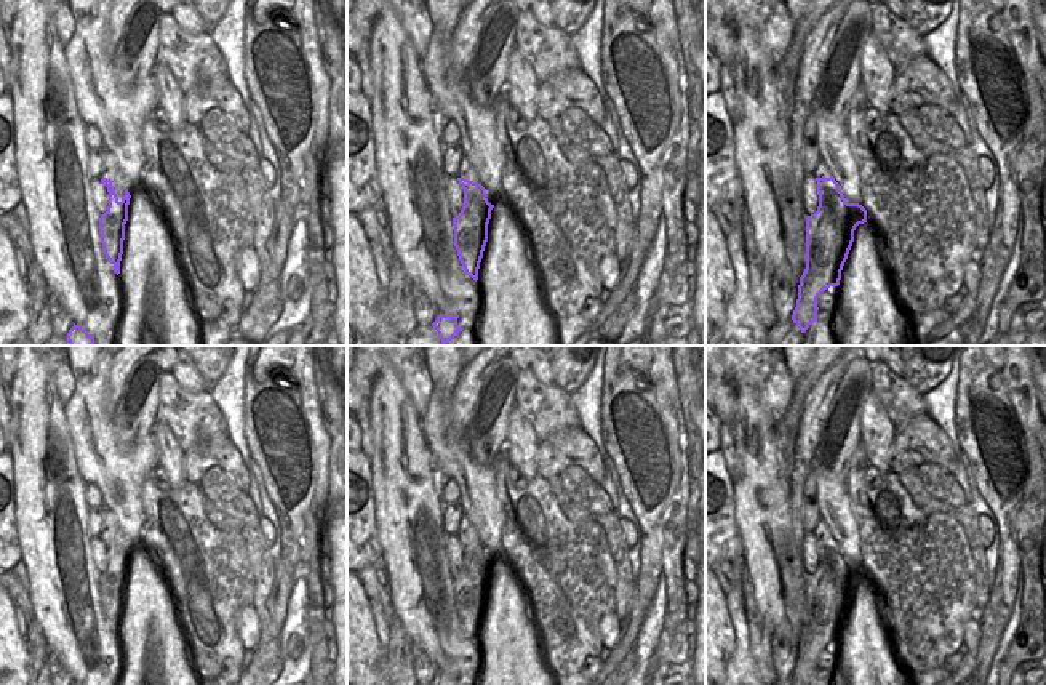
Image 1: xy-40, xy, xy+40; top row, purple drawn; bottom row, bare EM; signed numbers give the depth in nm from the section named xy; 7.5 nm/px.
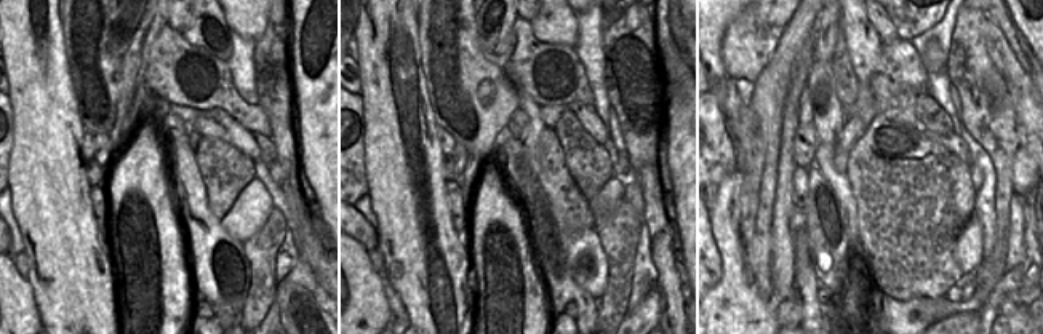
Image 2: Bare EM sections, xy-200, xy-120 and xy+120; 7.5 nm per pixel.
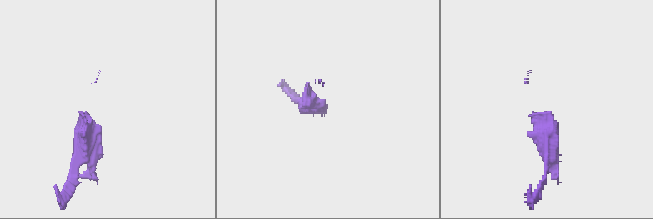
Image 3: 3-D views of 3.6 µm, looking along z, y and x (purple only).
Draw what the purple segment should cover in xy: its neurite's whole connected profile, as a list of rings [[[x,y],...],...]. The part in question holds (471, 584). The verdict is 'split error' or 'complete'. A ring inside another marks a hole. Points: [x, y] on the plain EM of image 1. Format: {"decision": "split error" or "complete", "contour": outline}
{"decision": "complete", "contour": [[[457,536],[457,539],[464,547],[464,565],[453,576],[454,605],[465,632],[477,640],[494,563],[488,560],[486,547],[481,543],[465,536]]]}

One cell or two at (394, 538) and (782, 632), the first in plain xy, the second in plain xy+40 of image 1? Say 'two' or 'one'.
two

